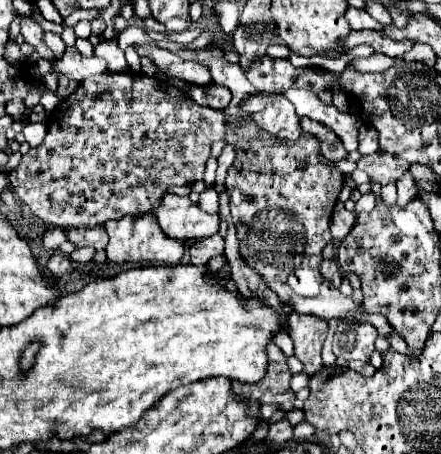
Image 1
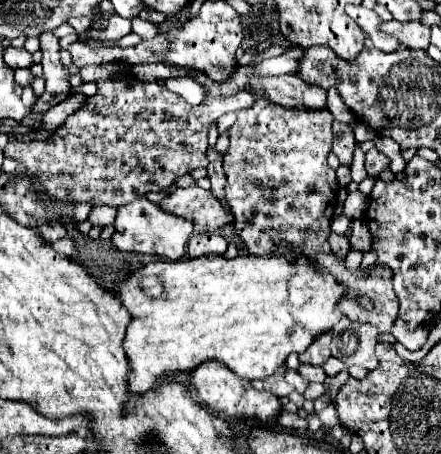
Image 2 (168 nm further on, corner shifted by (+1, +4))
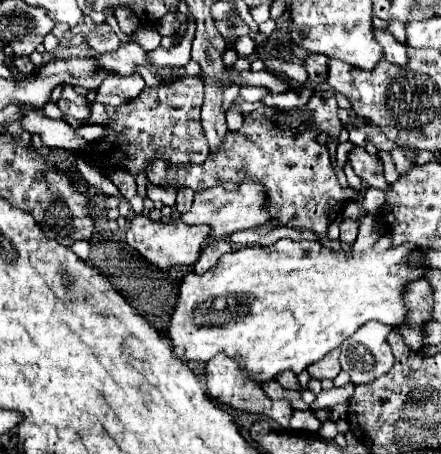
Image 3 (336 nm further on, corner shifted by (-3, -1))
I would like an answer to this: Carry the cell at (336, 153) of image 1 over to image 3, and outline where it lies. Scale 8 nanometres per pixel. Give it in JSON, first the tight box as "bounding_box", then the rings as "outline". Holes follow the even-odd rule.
{"bounding_box":[348,148,392,192],"outline":[[[354,148],[348,154],[348,160],[366,186],[374,186],[382,192],[388,192],[392,188],[384,178],[384,166],[376,154],[368,154],[364,148]]]}

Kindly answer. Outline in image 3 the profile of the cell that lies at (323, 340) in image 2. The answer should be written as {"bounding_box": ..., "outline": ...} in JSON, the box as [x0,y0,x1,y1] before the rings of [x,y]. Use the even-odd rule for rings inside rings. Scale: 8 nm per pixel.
{"bounding_box":[308,350,340,380],"outline":[[[332,350],[328,352],[328,356],[324,356],[320,360],[320,364],[312,364],[312,368],[308,368],[310,376],[316,378],[316,380],[334,380],[338,374],[340,374],[340,362],[338,362],[338,356],[340,356],[340,350]]]}

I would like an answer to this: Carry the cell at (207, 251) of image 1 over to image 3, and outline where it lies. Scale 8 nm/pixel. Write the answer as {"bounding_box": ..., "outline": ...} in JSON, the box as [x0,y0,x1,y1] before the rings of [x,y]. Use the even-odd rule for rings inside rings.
{"bounding_box":[194,240,232,274],"outline":[[[212,240],[212,242],[204,248],[200,260],[194,264],[194,272],[196,272],[196,274],[208,272],[208,270],[218,262],[218,258],[228,252],[232,252],[232,246],[230,246],[226,240]]]}

